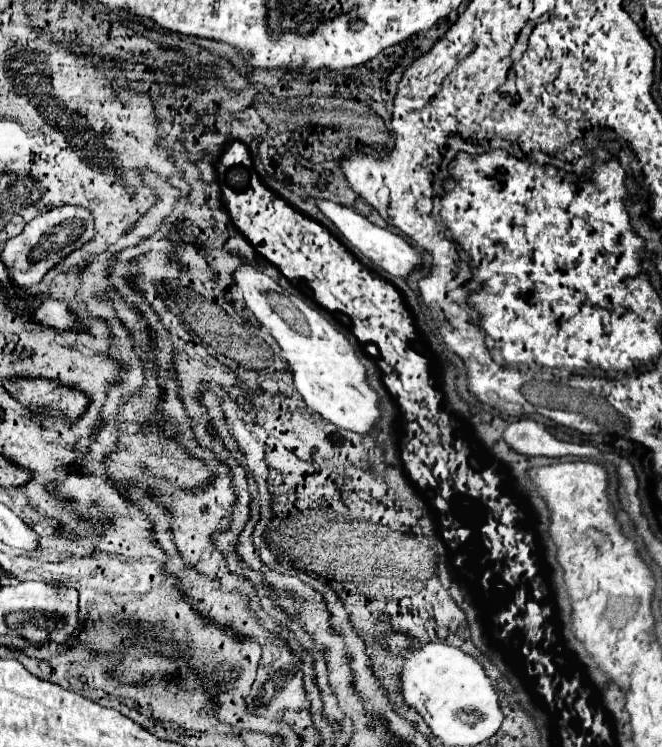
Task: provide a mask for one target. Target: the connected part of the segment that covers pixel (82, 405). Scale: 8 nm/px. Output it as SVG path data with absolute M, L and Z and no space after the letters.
M19 376L3 380L3 386L15 400L29 408L31 414L45 412L49 418L65 418L69 424L85 414L91 404L91 398L85 392L49 378Z

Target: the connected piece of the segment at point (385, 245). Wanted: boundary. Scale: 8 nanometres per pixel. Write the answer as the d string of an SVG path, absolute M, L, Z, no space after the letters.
M317 200L315 204L365 258L369 258L375 266L383 268L391 276L407 278L413 270L419 270L423 266L423 258L419 256L419 252L405 238L401 238L401 236L397 236L397 234L393 234L393 232L389 232L385 228L379 228L379 226L371 224L367 218L359 216L353 208L347 208L347 206L329 202L329 200Z

